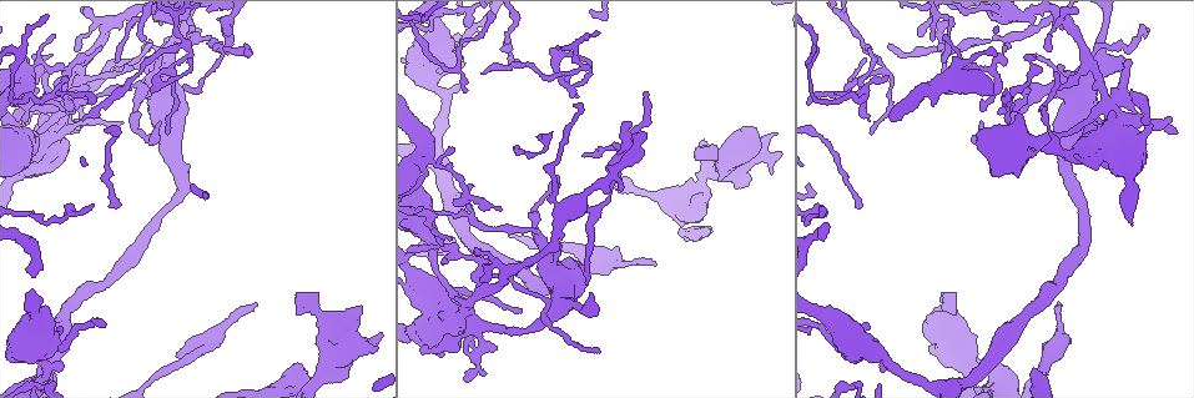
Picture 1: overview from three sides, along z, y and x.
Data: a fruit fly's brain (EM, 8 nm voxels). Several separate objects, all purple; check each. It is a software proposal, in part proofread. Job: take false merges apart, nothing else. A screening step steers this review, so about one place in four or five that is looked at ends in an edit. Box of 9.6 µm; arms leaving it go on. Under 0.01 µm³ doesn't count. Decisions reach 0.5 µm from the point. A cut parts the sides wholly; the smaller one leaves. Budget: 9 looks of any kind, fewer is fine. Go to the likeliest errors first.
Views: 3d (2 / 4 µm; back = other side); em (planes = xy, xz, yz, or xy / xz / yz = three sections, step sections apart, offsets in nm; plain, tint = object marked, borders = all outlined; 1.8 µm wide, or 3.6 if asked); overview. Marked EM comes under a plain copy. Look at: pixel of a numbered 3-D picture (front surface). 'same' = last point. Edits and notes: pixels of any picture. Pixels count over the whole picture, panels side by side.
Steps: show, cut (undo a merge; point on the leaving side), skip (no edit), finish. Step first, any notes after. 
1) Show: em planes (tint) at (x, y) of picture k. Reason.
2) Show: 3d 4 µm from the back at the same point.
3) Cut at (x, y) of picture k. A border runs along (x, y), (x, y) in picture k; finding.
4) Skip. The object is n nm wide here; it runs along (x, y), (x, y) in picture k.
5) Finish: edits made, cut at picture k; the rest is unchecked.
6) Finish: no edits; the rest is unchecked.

Show: em xy step 16 (tint) at (225, 45) of picture 1. Four-way junction.

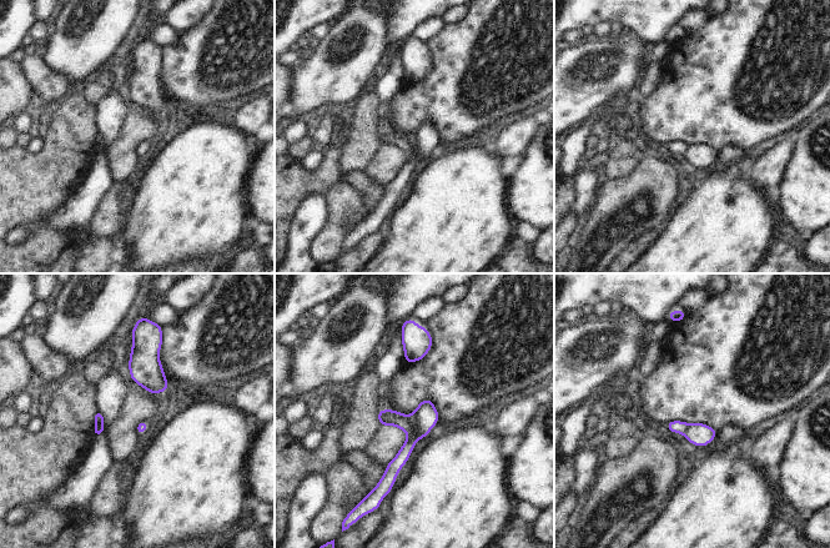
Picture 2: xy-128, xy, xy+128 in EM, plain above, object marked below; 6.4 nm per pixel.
Cut at (426, 416) of picture 2. A border runs along (411, 416), (414, 423), (413, 436) in picture 2; two neurons meet here.

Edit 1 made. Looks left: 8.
Show: 3d 4 µm at (1119, 94) of picture 1.

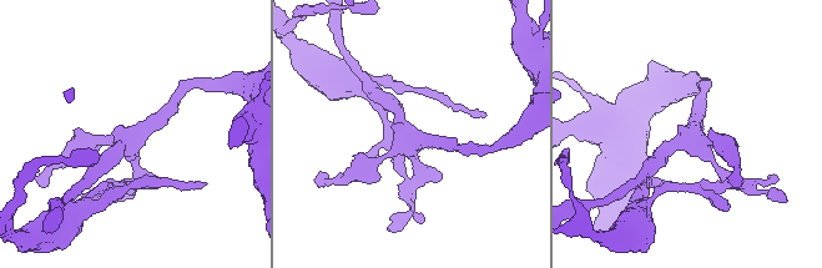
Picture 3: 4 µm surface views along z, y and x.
Show: em xz step 4 (borders) at (406, 135) of picture 3. 4 arms meet here; shape alone is not enough.

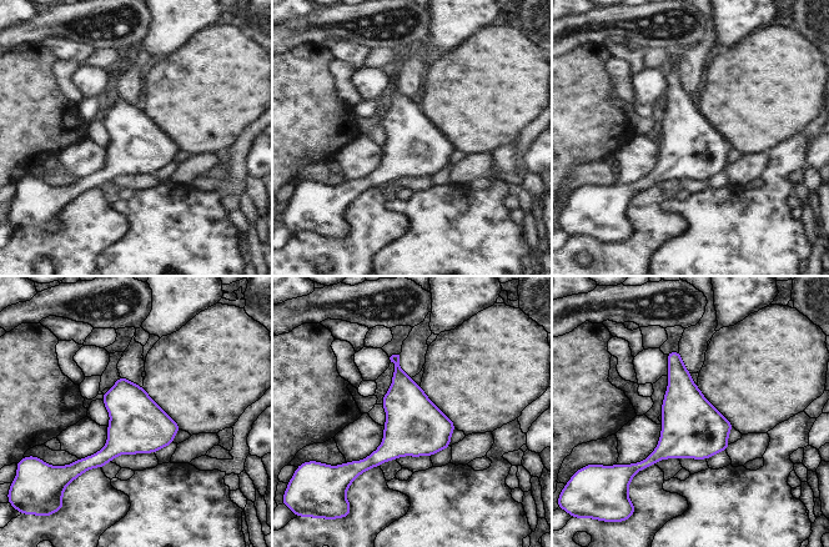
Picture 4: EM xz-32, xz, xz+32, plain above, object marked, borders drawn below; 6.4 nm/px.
Skip. The object is 360 nm wide here; continuous, no second neuron.

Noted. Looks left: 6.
Show: 3d 4 µm at (729, 157) of picture 1. Abrupt turn.

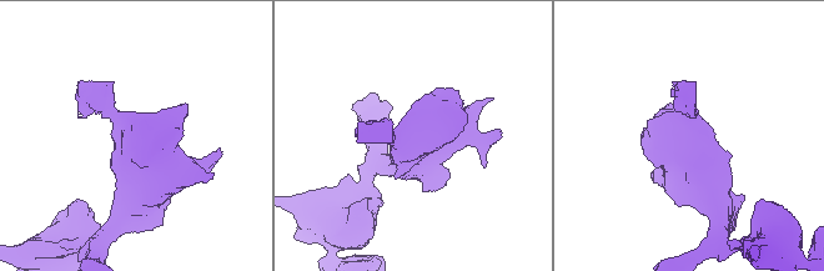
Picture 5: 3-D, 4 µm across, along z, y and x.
Show: em planes (tint) at (415, 135) of picture 5. Shape alone is not enough.

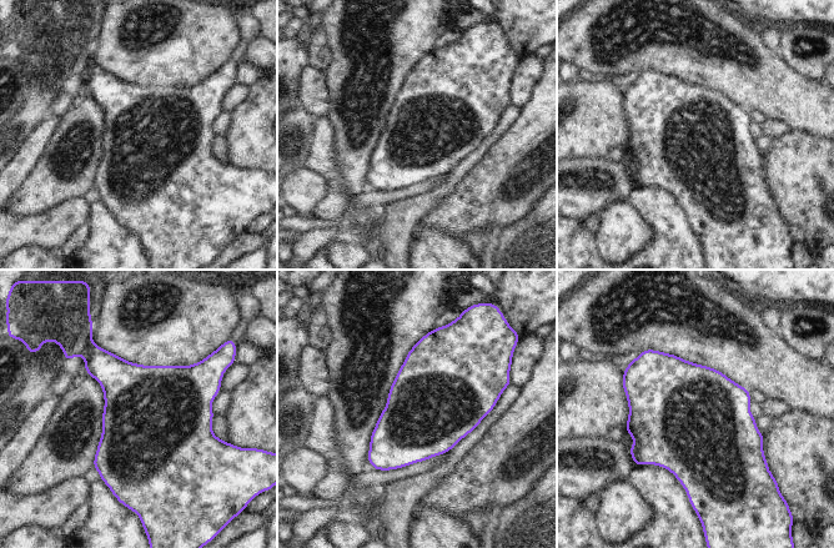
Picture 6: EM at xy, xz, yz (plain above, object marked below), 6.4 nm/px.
Cut at (66, 321) of picture 6. A border runs along (93, 345), (84, 356) in picture 6; a second neuron is stuck on.

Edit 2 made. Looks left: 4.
Show: overview.

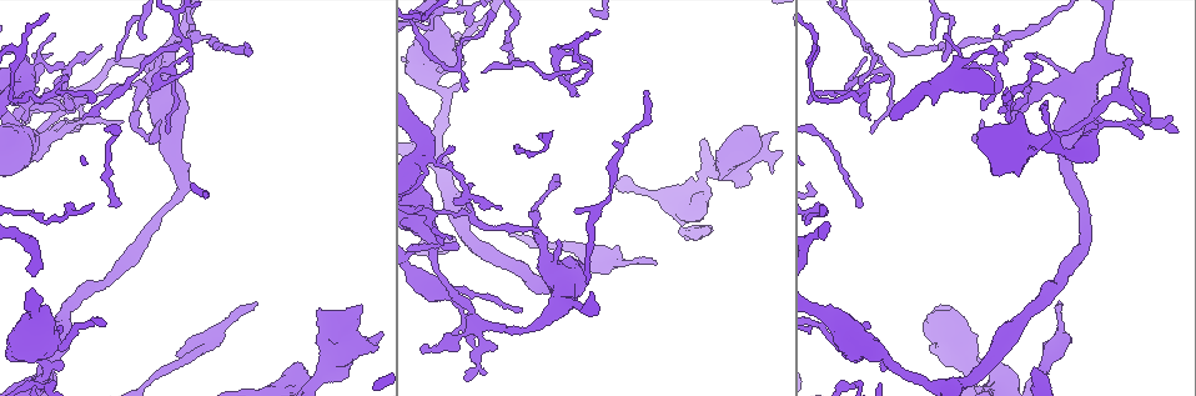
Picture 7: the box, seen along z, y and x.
Show: em 3.6 µm planes (tint) at (448, 57) of picture 7. Thick turns thin.

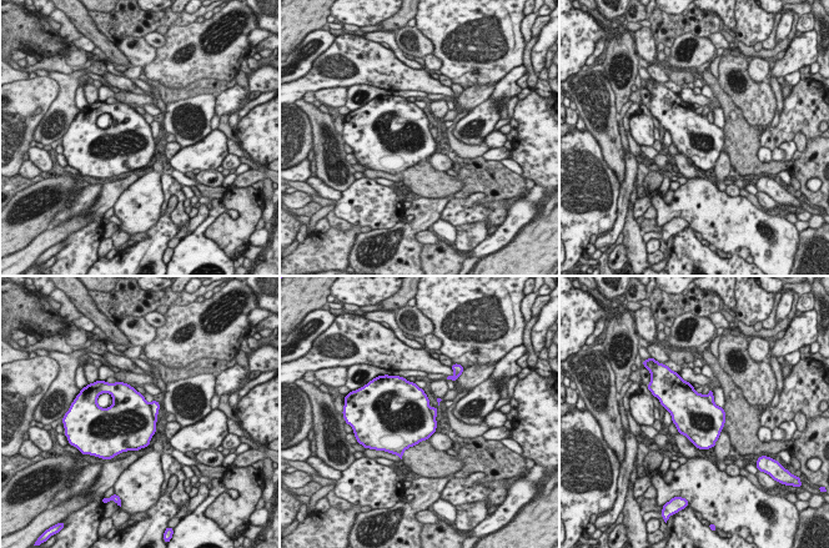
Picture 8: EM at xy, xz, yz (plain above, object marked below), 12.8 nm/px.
Cut at (155, 406) of picture 8. The object is 600 nm wide here; a border runs along (149, 403), (155, 418) in picture 8; a second neuron is stuck on.

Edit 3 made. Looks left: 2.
Finish: edits made, cut at picture 2, cut at picture 6, cut at picture 8; the rest is unchecked.

